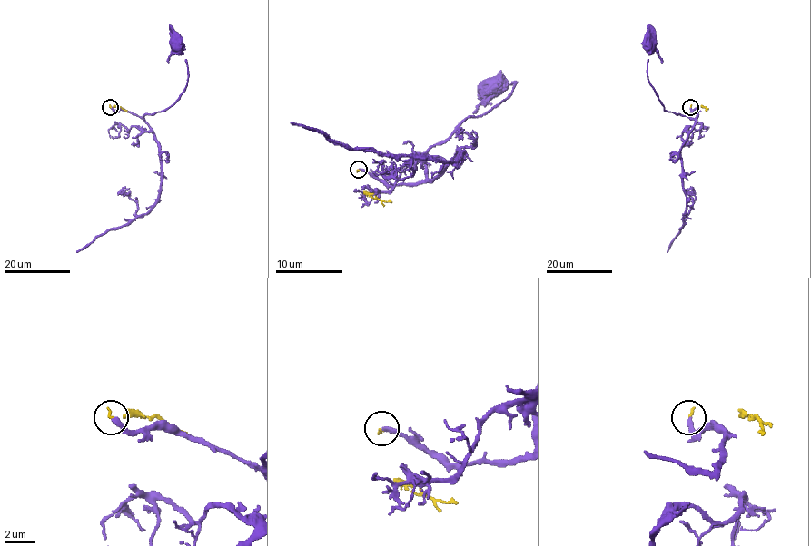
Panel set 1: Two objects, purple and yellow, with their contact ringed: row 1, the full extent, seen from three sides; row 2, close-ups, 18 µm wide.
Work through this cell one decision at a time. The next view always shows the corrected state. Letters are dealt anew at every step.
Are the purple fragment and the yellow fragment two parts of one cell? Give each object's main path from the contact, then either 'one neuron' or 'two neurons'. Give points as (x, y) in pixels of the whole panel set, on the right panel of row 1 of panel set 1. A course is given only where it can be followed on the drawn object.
course purple (690, 107), (697, 111), (695, 118), (664, 109), (647, 78), (648, 43); course yellow (690, 106), (702, 106), (706, 111); one neuron

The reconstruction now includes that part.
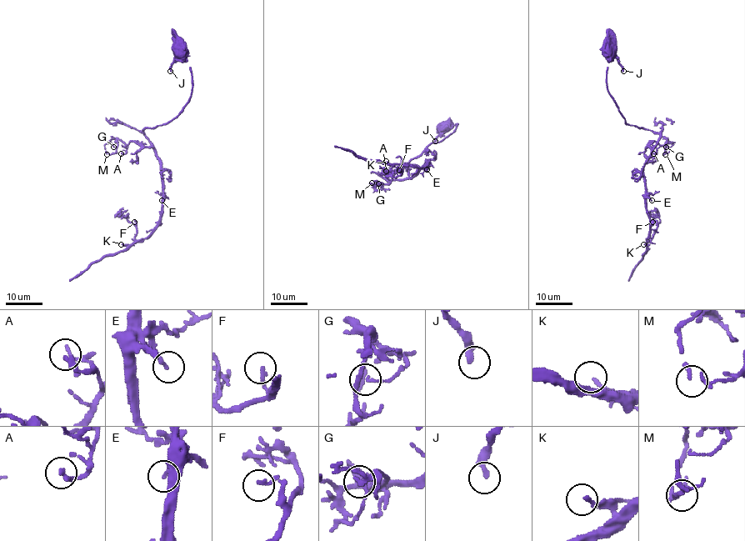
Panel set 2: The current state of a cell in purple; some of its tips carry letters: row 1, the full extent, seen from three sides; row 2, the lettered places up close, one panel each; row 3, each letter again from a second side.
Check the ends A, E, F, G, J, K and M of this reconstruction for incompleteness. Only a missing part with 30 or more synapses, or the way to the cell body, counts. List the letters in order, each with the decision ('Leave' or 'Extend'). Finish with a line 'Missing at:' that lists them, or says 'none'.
A: Leave
E: Leave
F: Leave
G: Leave
J: Leave
K: Leave
M: Leave
Missing at: none

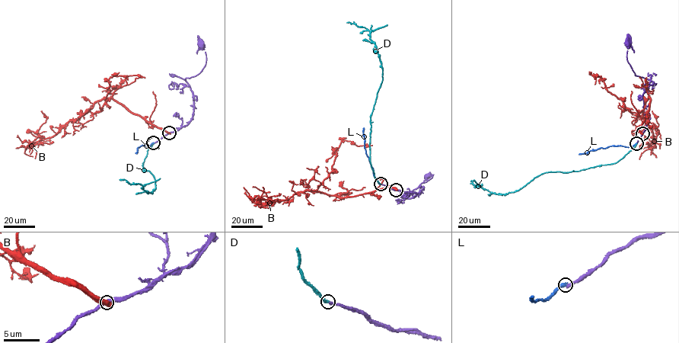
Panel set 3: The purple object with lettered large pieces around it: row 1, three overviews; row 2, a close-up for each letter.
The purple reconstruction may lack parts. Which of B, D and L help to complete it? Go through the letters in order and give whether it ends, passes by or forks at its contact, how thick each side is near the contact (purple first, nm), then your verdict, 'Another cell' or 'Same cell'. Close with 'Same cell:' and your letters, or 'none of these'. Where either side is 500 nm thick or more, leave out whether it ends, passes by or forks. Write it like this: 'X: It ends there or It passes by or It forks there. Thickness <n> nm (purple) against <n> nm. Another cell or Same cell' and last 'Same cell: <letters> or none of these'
B: Thickness 400 nm (purple) against 800 nm. Another cell
D: It ends there. Thickness 300 nm (purple) against 320 nm. Same cell
L: It ends there. Thickness 320 nm (purple) against 480 nm. Another cell
Same cell: D

